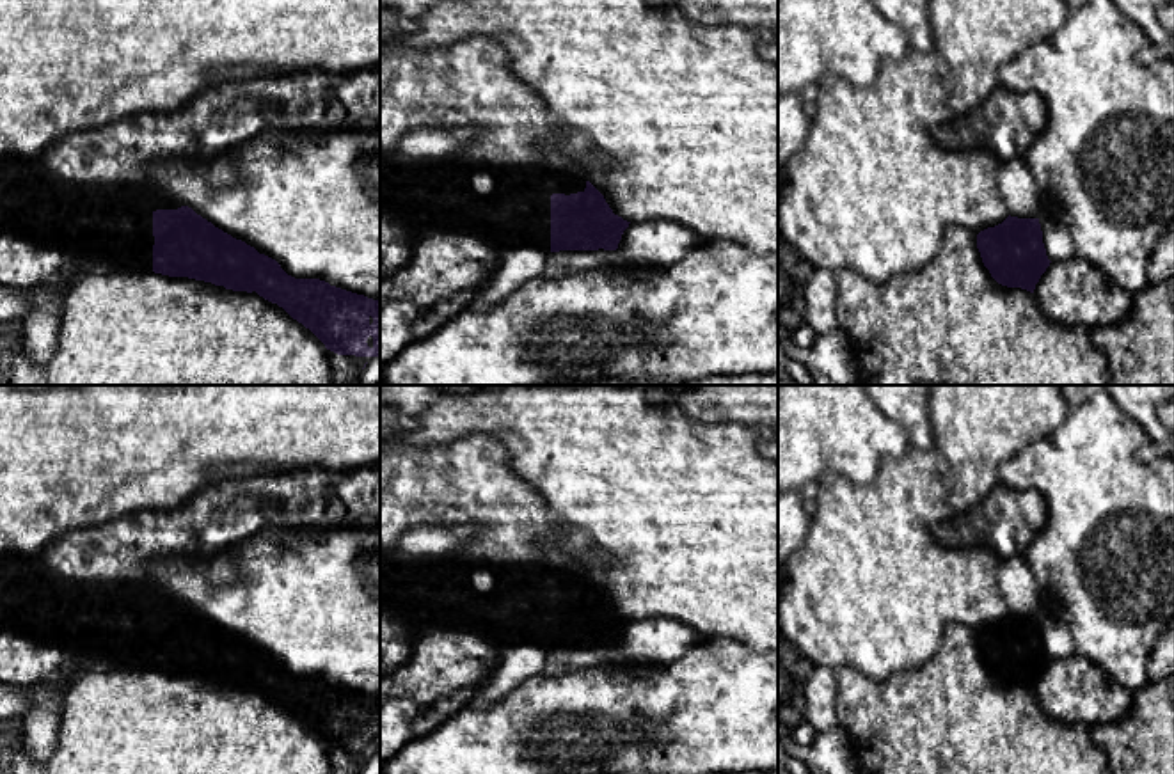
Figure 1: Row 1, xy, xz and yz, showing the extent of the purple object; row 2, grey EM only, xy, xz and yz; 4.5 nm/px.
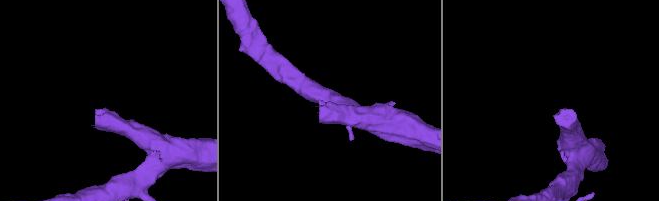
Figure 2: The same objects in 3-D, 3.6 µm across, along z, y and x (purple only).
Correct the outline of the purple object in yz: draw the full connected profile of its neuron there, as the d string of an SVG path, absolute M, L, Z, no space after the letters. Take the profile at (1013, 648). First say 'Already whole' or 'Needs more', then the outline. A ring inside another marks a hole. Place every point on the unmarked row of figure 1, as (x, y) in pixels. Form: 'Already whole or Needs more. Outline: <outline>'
Already whole. Outline: M1007 614L977 632L977 646L991 675L1007 685L1034 691L1050 664L1039 616Z

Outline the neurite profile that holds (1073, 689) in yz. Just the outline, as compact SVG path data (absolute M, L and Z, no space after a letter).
M1083 655L1053 659L1035 682L1034 694L1043 712L1069 724L1110 724L1122 719L1133 692Z

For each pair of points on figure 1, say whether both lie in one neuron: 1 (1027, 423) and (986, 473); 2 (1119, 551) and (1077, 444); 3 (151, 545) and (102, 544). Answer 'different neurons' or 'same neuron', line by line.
1: same neuron
2: same neuron
3: same neuron

